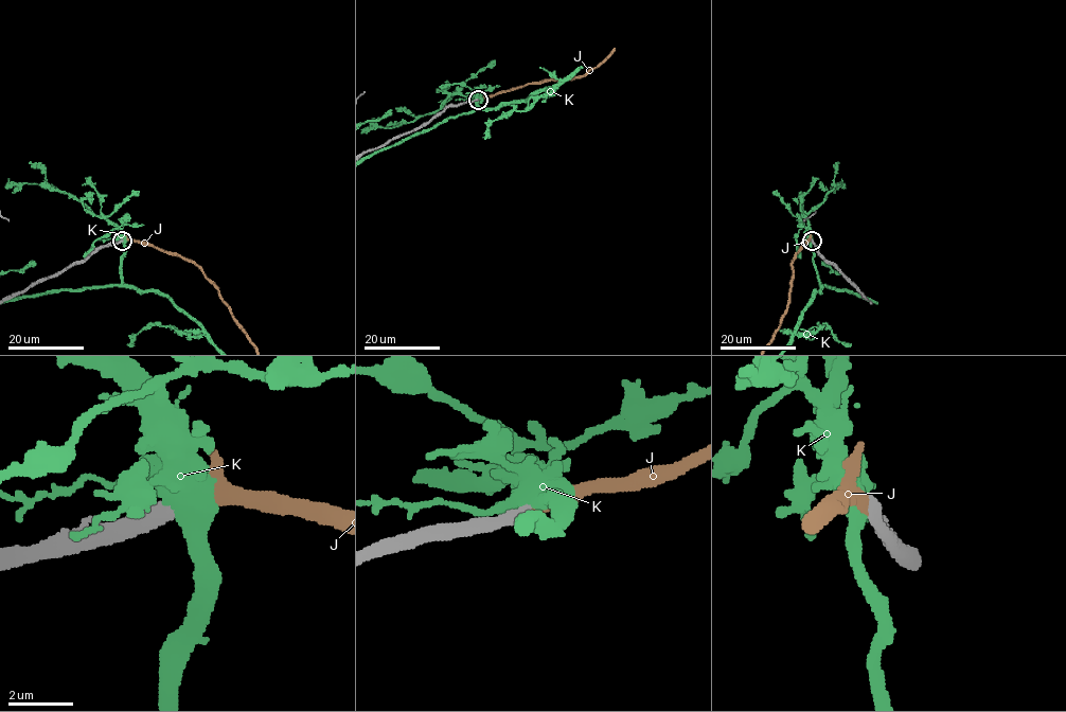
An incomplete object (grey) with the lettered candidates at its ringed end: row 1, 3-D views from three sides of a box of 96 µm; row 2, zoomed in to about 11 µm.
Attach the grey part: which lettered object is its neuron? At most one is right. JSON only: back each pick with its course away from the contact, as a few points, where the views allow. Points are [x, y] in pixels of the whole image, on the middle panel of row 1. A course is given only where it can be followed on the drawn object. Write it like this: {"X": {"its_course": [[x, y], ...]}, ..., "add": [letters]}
{"add": ["J"]}

